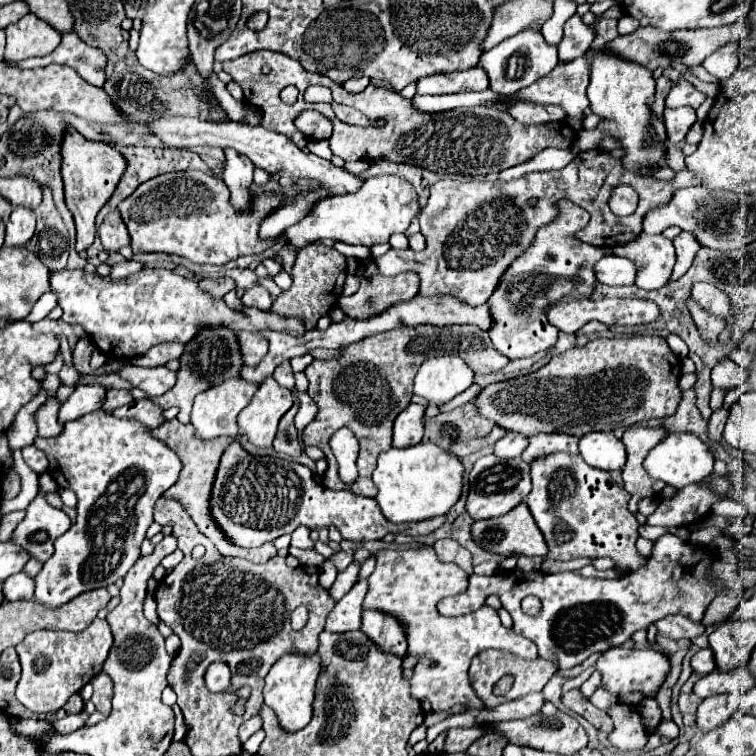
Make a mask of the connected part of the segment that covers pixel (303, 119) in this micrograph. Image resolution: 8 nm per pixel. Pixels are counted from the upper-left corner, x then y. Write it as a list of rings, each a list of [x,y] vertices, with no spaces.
[[[307,110],[303,112],[297,120],[295,126],[309,138],[309,140],[325,140],[331,136],[333,132],[333,124],[329,118],[325,118],[323,114],[315,112],[315,110]]]

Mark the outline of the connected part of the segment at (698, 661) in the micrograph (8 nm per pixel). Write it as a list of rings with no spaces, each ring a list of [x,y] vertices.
[[[703,648],[703,650],[699,650],[699,652],[691,658],[691,666],[693,666],[693,670],[695,670],[697,674],[701,674],[701,676],[713,672],[713,670],[715,670],[713,650],[711,650],[711,648]]]

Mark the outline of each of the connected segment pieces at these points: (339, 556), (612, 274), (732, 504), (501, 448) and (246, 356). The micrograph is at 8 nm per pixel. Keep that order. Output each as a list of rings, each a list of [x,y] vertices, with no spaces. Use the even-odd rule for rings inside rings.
[[[354,550],[339,551],[330,557],[330,560],[335,564],[338,571],[343,571],[353,562]]]
[[[603,256],[599,262],[595,262],[593,270],[595,278],[607,286],[621,286],[635,282],[635,264],[631,264],[627,258]]]
[[[727,498],[727,500],[721,500],[715,508],[713,508],[713,514],[719,514],[719,516],[733,516],[733,518],[745,518],[749,512],[741,503]]]
[[[507,432],[507,436],[503,436],[501,440],[495,442],[495,456],[499,456],[499,458],[521,456],[523,450],[527,448],[527,444],[529,444],[529,438],[525,434]]]
[[[237,332],[237,342],[239,342],[241,358],[247,366],[259,364],[259,360],[267,354],[269,348],[267,338],[259,332]]]

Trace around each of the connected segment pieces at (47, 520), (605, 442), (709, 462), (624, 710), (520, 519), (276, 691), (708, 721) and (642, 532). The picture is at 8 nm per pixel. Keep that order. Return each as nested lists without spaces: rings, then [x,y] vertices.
[[[43,472],[39,477],[39,483],[39,494],[29,504],[23,522],[17,526],[13,542],[21,544],[27,552],[31,552],[33,558],[47,562],[53,554],[55,538],[69,530],[71,520],[63,510],[57,510],[43,500],[43,493],[57,489],[57,483],[51,474]]]
[[[591,432],[581,436],[579,454],[583,460],[601,470],[621,470],[625,466],[625,446],[611,432]]]
[[[671,432],[663,442],[659,442],[645,458],[645,468],[647,472],[657,478],[663,480],[665,484],[673,486],[673,488],[683,488],[687,484],[699,482],[703,478],[707,478],[713,472],[713,454],[709,452],[709,448],[693,434],[679,434],[679,432]]]
[[[615,704],[607,710],[607,714],[615,724],[613,732],[609,734],[609,742],[613,746],[617,746],[619,750],[639,750],[647,744],[647,732],[635,706]]]
[[[525,502],[519,504],[515,510],[507,512],[505,516],[501,516],[501,518],[487,518],[487,520],[475,522],[471,534],[473,534],[473,540],[481,548],[485,548],[489,552],[495,552],[495,554],[501,554],[501,556],[523,554],[523,556],[543,556],[545,558],[547,552],[549,552],[549,548],[545,544],[545,538],[543,538],[541,530],[537,528],[537,524],[535,524],[535,520],[533,520]]]
[[[291,652],[281,656],[265,676],[265,690],[263,690],[265,704],[275,710],[279,724],[285,730],[297,732],[309,724],[313,714],[313,698],[315,698],[315,684],[319,672],[321,672],[321,658],[317,652],[313,654]]]
[[[715,694],[707,700],[701,700],[697,710],[697,724],[703,730],[713,730],[719,724],[723,724],[731,716],[729,710],[729,696],[727,694]]]
[[[648,524],[641,525],[639,528],[639,535],[645,539],[655,541],[657,538],[667,532],[665,527],[655,527]]]

